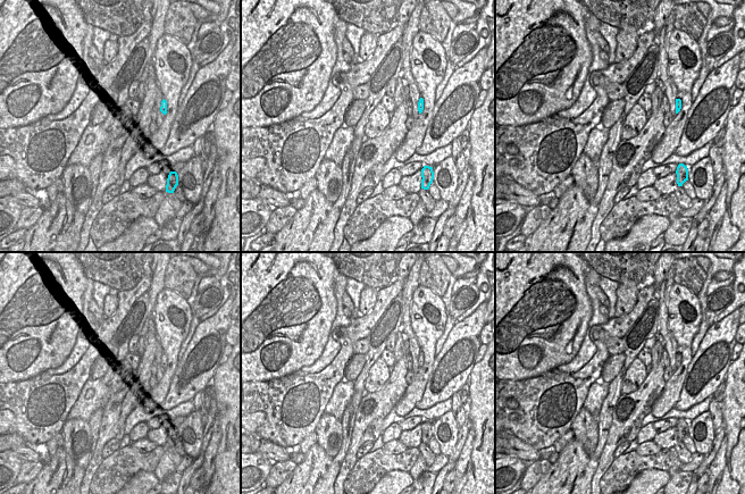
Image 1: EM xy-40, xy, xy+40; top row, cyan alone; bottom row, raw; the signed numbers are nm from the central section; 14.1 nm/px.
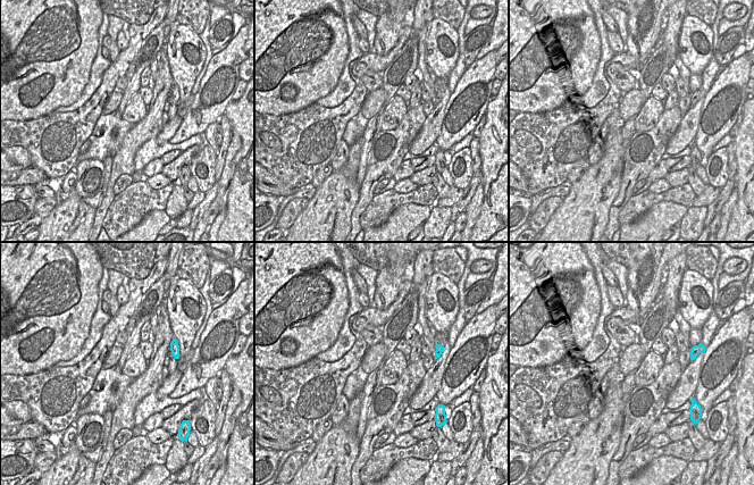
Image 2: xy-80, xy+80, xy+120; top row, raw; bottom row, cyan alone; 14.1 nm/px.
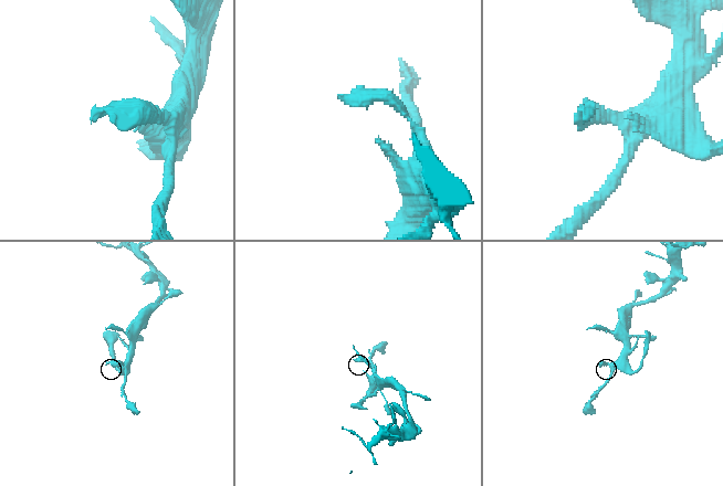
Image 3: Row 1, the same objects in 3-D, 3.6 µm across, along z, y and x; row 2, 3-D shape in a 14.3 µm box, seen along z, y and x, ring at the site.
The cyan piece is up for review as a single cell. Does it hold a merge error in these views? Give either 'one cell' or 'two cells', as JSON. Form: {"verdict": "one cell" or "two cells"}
{"verdict": "one cell"}

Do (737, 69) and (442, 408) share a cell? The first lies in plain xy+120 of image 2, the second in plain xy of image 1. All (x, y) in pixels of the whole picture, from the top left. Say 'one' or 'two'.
two

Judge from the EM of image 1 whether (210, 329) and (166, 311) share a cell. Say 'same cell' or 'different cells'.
different cells

